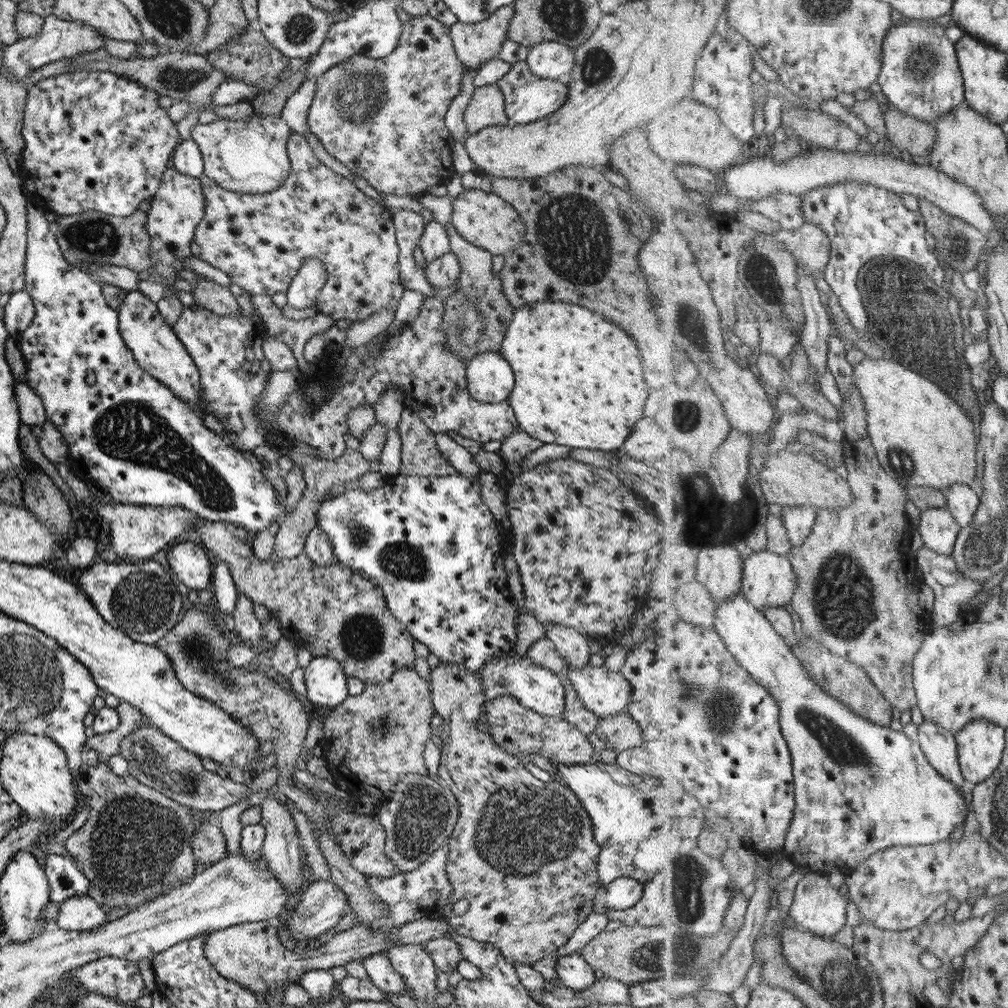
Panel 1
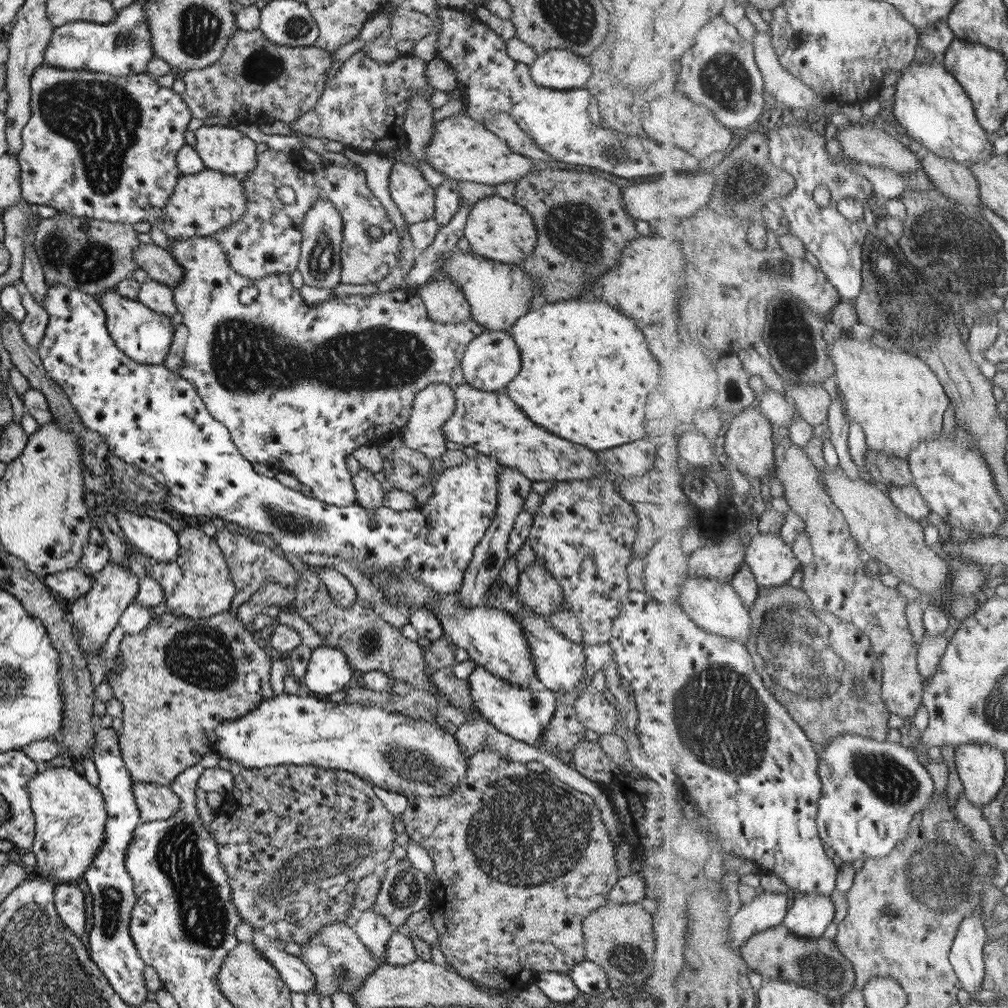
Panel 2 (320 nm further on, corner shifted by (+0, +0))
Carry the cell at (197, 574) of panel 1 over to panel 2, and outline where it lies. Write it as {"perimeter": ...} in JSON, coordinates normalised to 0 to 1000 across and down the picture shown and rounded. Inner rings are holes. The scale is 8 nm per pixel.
{"perimeter":[[[114,496],[111,499],[112,510],[128,544],[136,545],[154,558],[170,558],[176,554],[179,542],[175,528],[168,521],[146,511],[127,508]]]}

